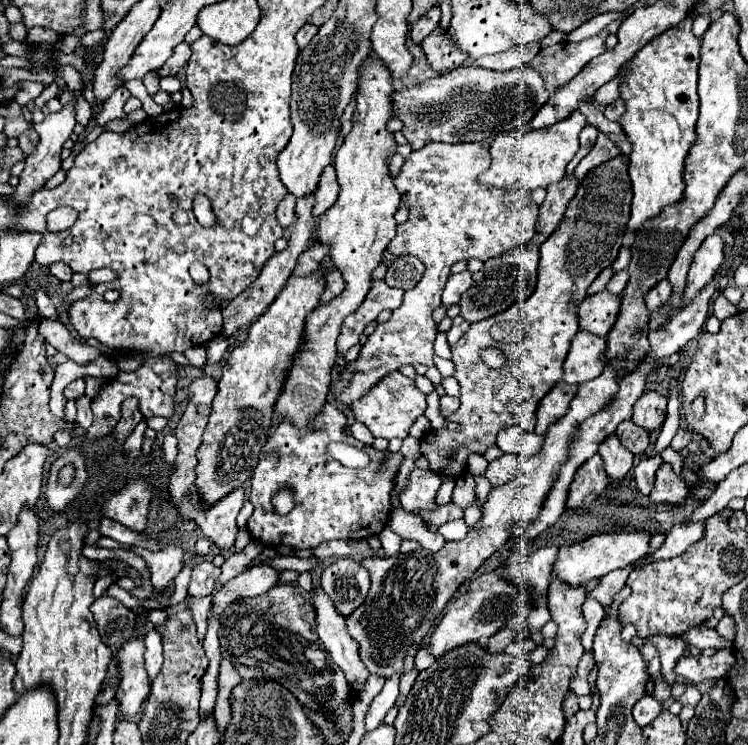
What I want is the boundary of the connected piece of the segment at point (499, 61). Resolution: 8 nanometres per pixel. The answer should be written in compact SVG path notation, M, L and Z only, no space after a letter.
M532 42L526 46L516 46L510 50L504 50L500 54L492 54L492 56L482 56L478 60L474 60L476 66L482 68L494 68L494 70L510 70L510 68L518 68L518 66L526 66L536 54L540 52L540 42Z

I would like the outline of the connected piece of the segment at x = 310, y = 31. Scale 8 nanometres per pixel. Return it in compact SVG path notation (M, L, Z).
M304 24L302 28L300 28L300 32L296 34L296 42L298 42L298 46L300 48L304 48L314 36L316 36L316 32L318 32L318 26L312 26L312 24Z

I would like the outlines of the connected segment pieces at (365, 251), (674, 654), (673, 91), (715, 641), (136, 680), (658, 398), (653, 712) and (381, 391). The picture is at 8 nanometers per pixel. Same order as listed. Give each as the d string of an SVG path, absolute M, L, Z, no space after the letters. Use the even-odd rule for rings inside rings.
M374 56L364 58L358 68L358 76L352 130L334 154L340 194L334 206L320 216L316 226L316 238L330 244L332 262L342 272L346 290L332 302L318 306L308 316L308 346L300 350L296 366L288 372L284 394L276 402L276 418L292 420L294 426L306 426L306 422L322 410L330 386L330 370L336 360L336 338L340 334L342 320L362 304L370 290L370 274L382 262L382 254L396 234L394 214L400 206L400 194L388 170L388 160L396 154L396 140L386 128L386 124L394 118L394 78L384 62Z
M654 636L654 638L648 638L648 642L652 642L660 650L664 680L668 684L674 684L676 682L676 674L674 674L676 662L680 660L688 644L682 638L668 638L668 636Z
M680 22L648 42L624 66L626 80L620 86L620 96L626 102L626 112L618 122L632 142L628 168L634 190L628 222L628 232L632 234L684 196L684 160L696 142L700 106L696 92L698 62L700 40L692 34L692 22Z
M696 626L688 634L682 634L682 638L688 644L694 644L700 650L704 650L704 648L716 648L716 650L728 648L728 650L732 650L732 642L724 640L718 634L718 630L712 630L712 628L706 628L706 626Z
M142 638L126 642L118 652L118 668L122 674L122 682L116 700L118 700L118 716L122 720L136 718L150 694L150 680L144 670L142 654L144 654Z
M648 390L644 392L636 404L634 404L634 414L632 414L632 420L646 428L648 432L654 432L658 430L662 424L664 424L664 418L666 418L666 404L668 404L668 398L662 396L660 392L656 390Z
M650 694L640 698L640 702L636 702L636 706L632 710L632 714L640 726L648 726L660 712L662 712L662 704L656 702L654 696L650 696Z
M394 370L388 376L384 376L378 384L374 384L364 394L364 398L352 402L350 408L354 412L354 418L360 420L362 424L366 424L374 436L380 436L386 440L406 438L414 420L420 414L424 414L424 410L426 410L426 394L416 388L412 378L406 378L398 370Z

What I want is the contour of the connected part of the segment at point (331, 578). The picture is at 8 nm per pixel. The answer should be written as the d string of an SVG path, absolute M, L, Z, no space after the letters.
M342 558L322 572L322 590L344 616L360 606L370 590L370 574L358 560Z

